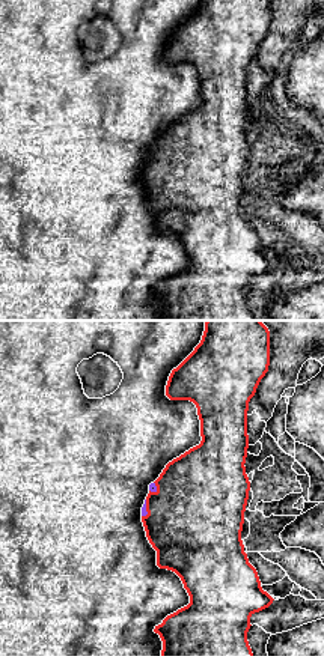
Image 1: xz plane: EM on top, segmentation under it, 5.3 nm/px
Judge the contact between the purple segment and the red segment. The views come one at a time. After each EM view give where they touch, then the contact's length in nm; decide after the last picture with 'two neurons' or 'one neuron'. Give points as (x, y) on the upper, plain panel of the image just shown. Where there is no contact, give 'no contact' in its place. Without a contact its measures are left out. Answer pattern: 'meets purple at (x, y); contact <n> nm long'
meets purple at (145, 172); contact 100 nm long

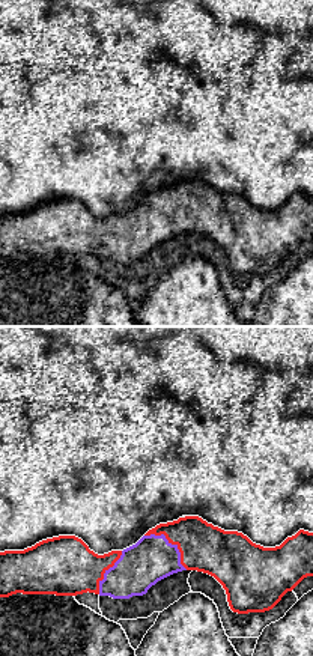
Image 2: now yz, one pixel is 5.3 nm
meets purple at (170, 206); contact 300 nm long

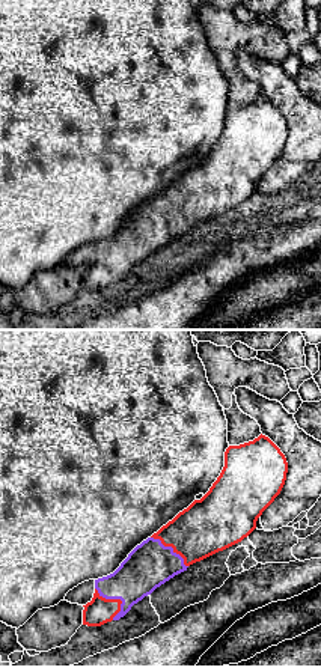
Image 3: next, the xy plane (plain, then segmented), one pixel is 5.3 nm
meets purple at (116, 261); contact 200 nm long

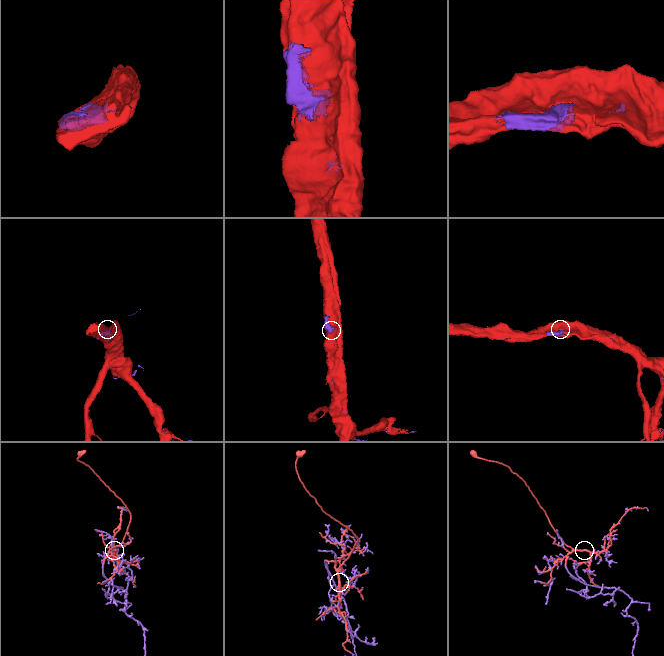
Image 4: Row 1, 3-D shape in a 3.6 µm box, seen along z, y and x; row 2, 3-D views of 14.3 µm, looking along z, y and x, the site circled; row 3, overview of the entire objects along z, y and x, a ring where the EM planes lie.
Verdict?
one neuron

